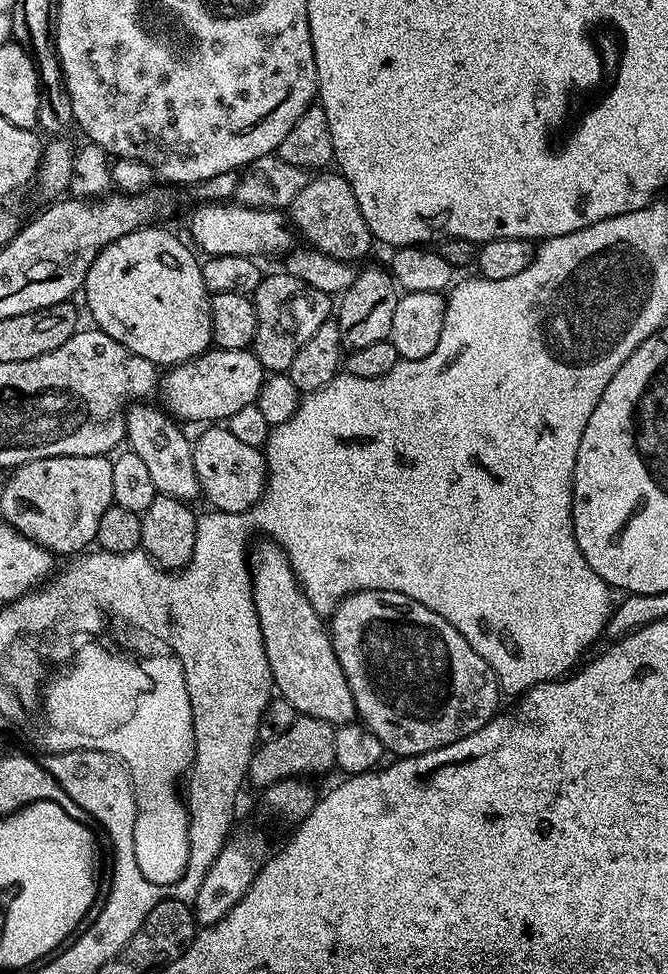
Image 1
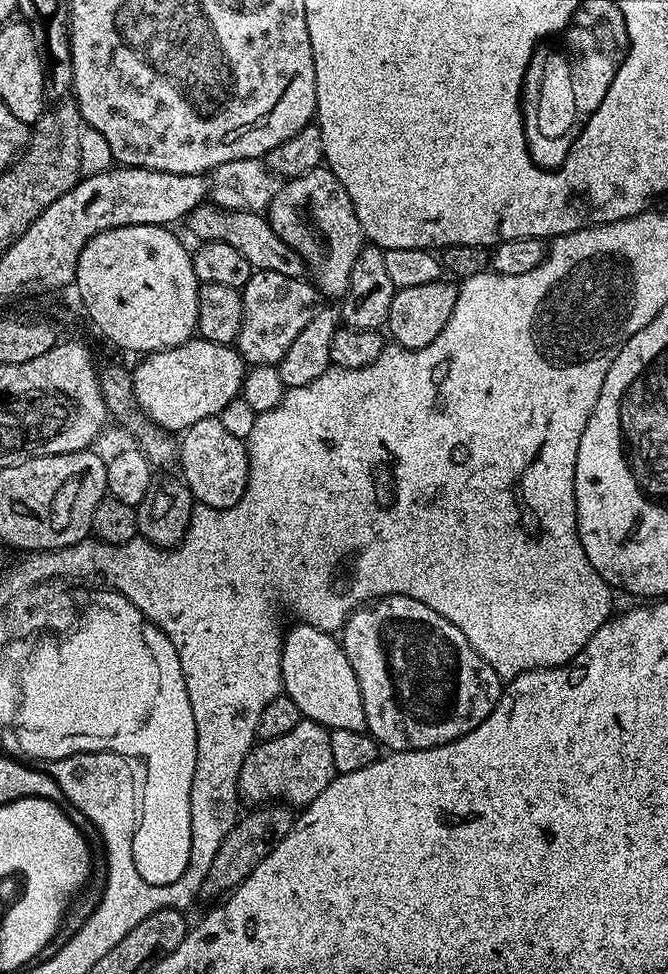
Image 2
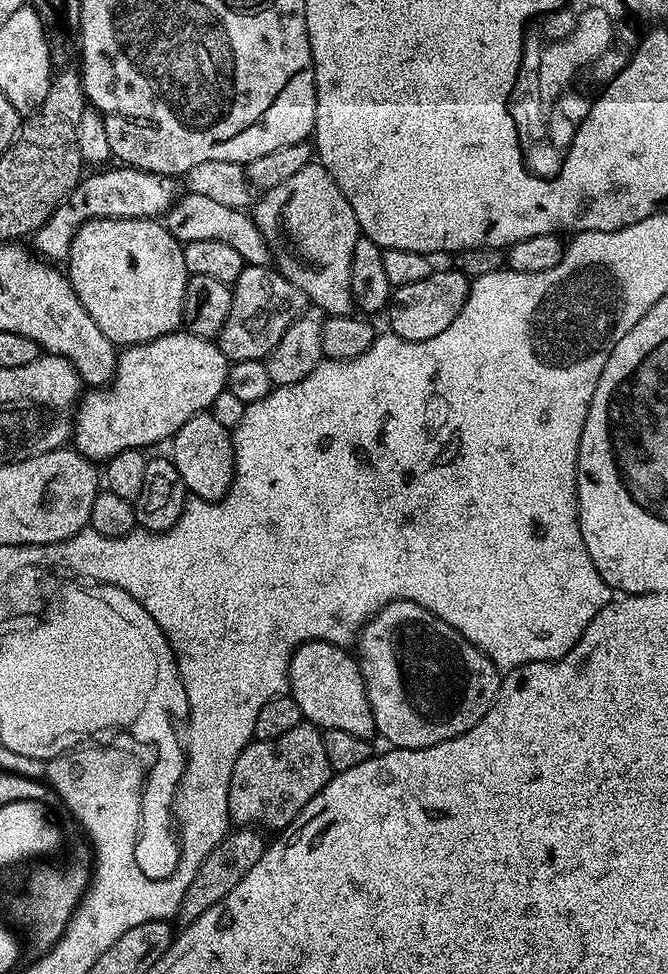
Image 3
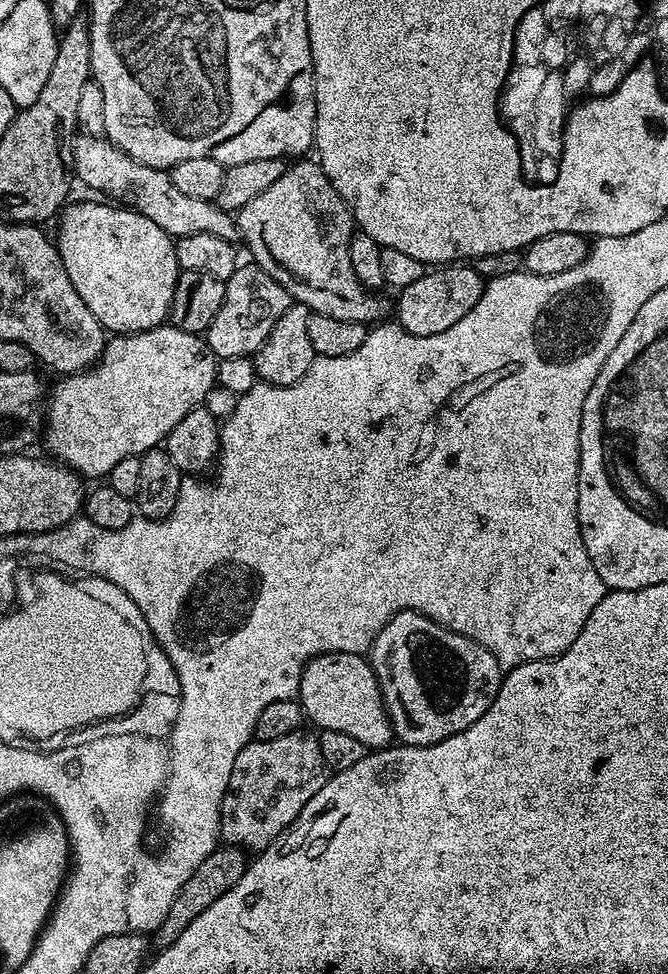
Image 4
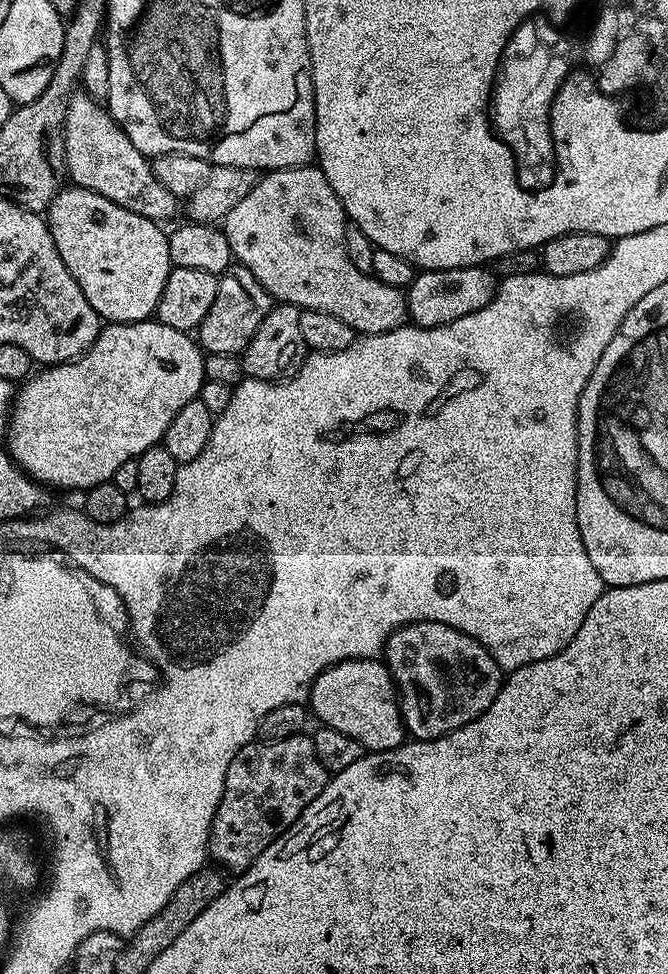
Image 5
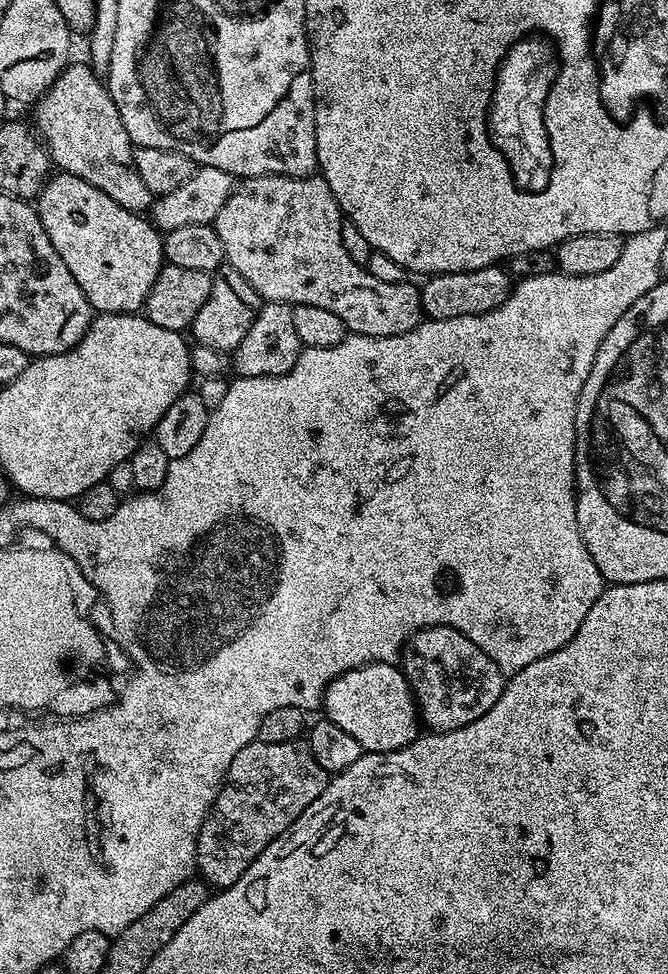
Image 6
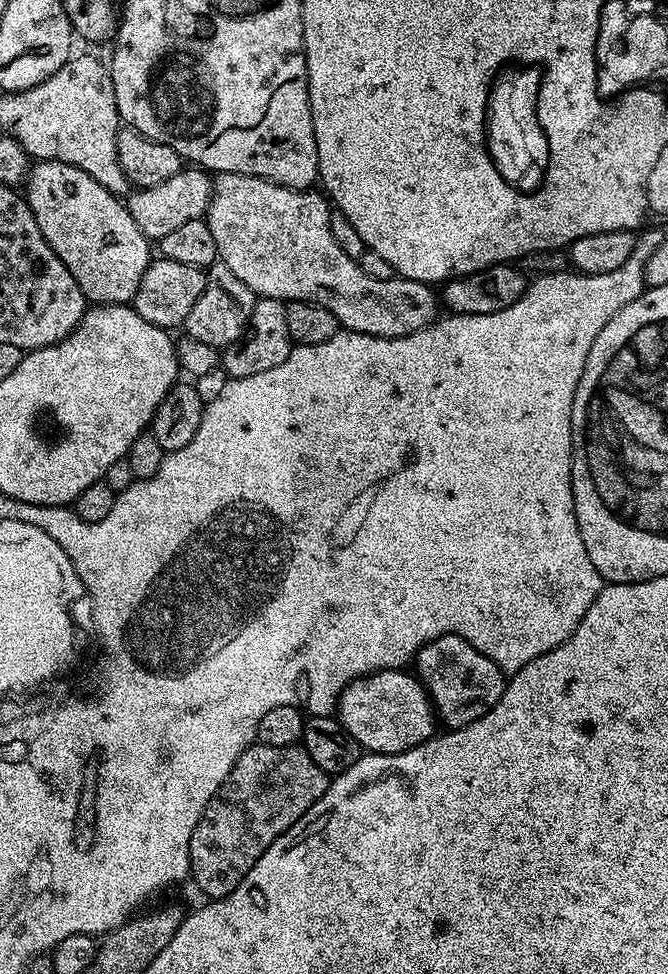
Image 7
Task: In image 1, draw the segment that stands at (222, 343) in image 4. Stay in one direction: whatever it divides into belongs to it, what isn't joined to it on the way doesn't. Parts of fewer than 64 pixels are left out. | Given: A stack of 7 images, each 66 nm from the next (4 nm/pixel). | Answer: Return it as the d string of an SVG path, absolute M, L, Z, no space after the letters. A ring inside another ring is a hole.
M277 270L273 276L265 275L251 297L258 326L254 330L250 350L268 374L287 372L290 362L294 362L294 354L314 338L318 326L322 326L322 322L326 322L334 312L333 297L322 290L314 290L314 286L283 270Z

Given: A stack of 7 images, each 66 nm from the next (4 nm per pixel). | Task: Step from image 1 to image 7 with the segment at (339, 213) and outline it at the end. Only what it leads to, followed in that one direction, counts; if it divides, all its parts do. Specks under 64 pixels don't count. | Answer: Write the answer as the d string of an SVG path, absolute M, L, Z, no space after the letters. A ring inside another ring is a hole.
M224 174L219 179L215 181L212 202L206 213L210 234L214 234L214 246L218 246L218 260L230 266L230 270L234 270L234 274L238 274L238 278L242 278L242 282L246 282L246 286L250 286L257 297L285 302L305 300L330 310L330 314L334 314L347 331L384 336L387 340L414 334L433 323L437 315L436 304L438 308L433 289L417 280L370 278L370 274L366 274L359 263L351 260L342 246L334 242L334 212L329 201L319 191L288 188L285 184L263 180L261 176Z

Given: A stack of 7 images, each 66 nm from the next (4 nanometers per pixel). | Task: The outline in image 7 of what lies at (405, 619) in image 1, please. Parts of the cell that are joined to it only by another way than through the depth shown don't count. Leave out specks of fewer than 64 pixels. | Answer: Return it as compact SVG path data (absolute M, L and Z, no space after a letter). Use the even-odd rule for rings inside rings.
M443 634L435 636L423 645L414 657L415 675L424 685L430 697L435 715L448 723L449 729L482 718L500 700L506 683L505 673L486 654L482 654L470 642L460 636Z

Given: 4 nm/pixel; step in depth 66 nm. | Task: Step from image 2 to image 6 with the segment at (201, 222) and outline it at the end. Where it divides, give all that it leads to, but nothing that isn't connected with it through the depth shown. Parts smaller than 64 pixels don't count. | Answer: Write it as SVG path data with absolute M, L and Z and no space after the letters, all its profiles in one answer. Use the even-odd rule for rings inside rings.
M74 62L65 67L45 95L43 104L45 110L40 116L39 131L42 136L44 131L51 163L57 169L90 182L90 186L114 198L120 208L144 214L153 207L154 194L136 169L134 145L126 134L126 126L122 126L112 95L87 63Z

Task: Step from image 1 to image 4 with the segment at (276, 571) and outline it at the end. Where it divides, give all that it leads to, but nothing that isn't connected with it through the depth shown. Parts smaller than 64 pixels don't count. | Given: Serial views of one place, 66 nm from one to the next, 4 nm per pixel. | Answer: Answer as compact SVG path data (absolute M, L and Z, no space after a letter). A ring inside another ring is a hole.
M323 652L310 660L300 679L298 699L305 717L313 720L317 729L350 734L350 738L358 738L369 750L387 748L393 743L394 733L384 705L384 693L380 691L371 663L363 655Z

